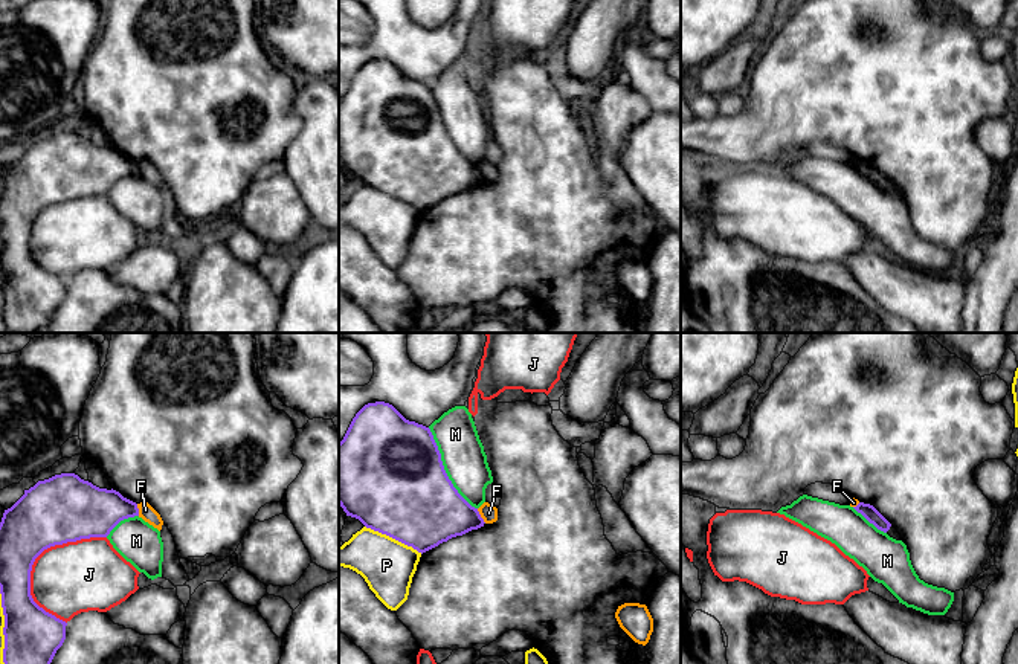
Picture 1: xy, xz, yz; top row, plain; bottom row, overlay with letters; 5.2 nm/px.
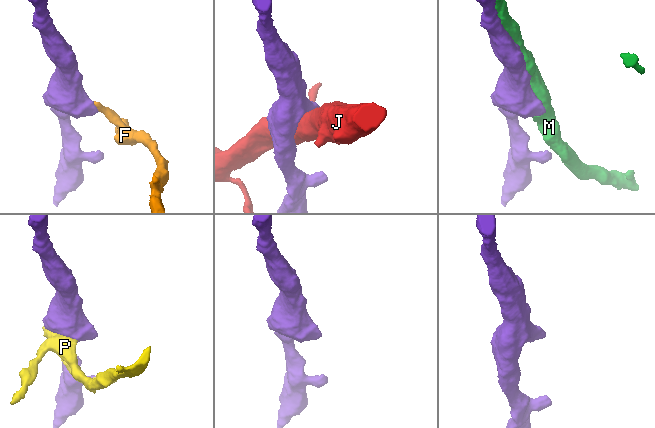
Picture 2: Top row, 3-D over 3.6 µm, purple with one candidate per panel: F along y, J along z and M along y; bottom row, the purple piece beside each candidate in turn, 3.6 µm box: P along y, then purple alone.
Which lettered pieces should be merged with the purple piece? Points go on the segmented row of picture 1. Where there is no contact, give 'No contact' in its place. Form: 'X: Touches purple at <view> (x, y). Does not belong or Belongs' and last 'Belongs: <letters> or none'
F: Touches purple at xz (480, 516). Does not belong
J: Touches purple at xy (49, 547). Does not belong
M: Touches purple at xz (443, 469). Does not belong
P: Touches purple at xz (394, 538). Does not belong
Belongs: none

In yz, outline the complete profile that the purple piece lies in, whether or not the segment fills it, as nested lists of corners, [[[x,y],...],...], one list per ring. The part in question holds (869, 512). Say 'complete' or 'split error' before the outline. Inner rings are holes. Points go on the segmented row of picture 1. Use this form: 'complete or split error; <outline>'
complete; [[[859,502],[853,507],[858,513],[861,513],[870,524],[873,524],[878,530],[887,533],[891,524],[870,504]]]

